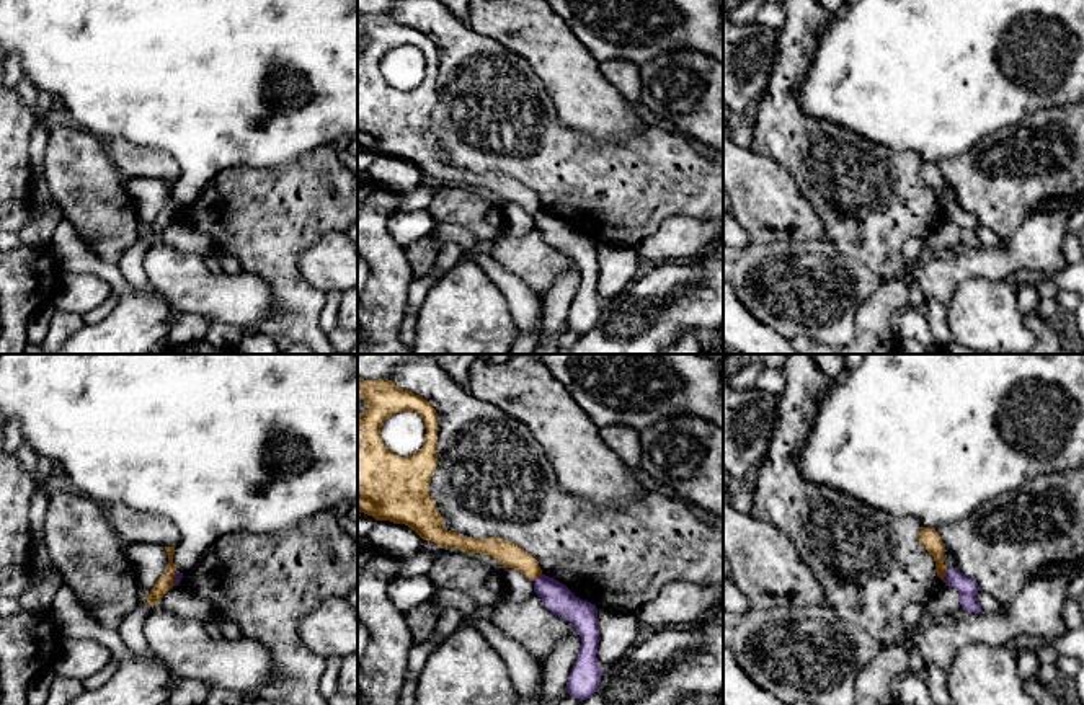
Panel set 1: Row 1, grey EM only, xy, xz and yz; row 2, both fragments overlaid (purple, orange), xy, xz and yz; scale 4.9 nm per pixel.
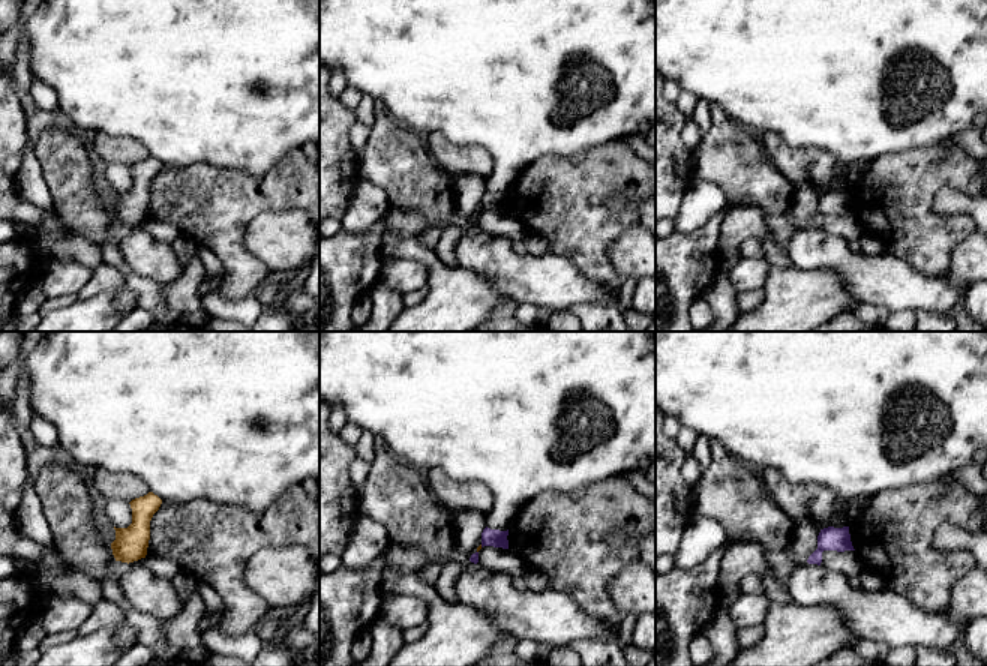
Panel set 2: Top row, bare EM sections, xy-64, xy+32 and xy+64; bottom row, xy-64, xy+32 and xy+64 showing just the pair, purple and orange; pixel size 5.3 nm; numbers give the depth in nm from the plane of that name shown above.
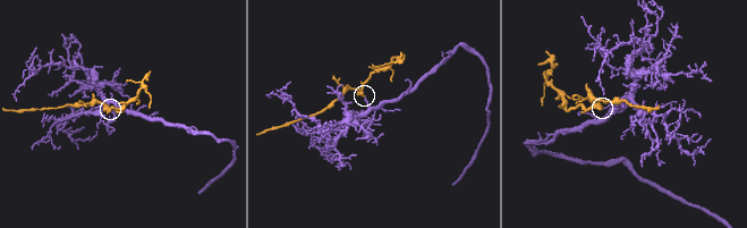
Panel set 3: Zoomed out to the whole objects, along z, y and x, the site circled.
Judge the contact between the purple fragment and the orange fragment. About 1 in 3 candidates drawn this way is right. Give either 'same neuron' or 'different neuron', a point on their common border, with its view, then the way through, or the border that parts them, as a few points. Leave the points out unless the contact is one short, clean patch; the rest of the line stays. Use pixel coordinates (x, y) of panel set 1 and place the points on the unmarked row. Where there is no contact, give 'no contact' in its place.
different neuron; meets purple in yz at (944, 211); border along yz (947, 204), (944, 216)

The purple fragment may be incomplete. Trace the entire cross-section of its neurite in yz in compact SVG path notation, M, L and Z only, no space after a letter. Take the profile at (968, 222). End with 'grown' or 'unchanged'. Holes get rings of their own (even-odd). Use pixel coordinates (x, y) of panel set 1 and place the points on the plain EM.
M958 201L947 204L944 211L945 220L950 220L960 227L960 238L963 245L981 248L983 243L976 233L981 225L978 217L965 211Z; unchanged

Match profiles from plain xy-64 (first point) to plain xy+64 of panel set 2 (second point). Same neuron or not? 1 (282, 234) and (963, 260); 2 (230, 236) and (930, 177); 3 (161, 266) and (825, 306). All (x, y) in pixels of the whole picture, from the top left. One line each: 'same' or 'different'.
1: same
2: same
3: different

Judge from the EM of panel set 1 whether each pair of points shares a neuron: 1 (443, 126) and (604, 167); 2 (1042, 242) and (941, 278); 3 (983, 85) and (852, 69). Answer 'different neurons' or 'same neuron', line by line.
1: same neuron
2: same neuron
3: same neuron

